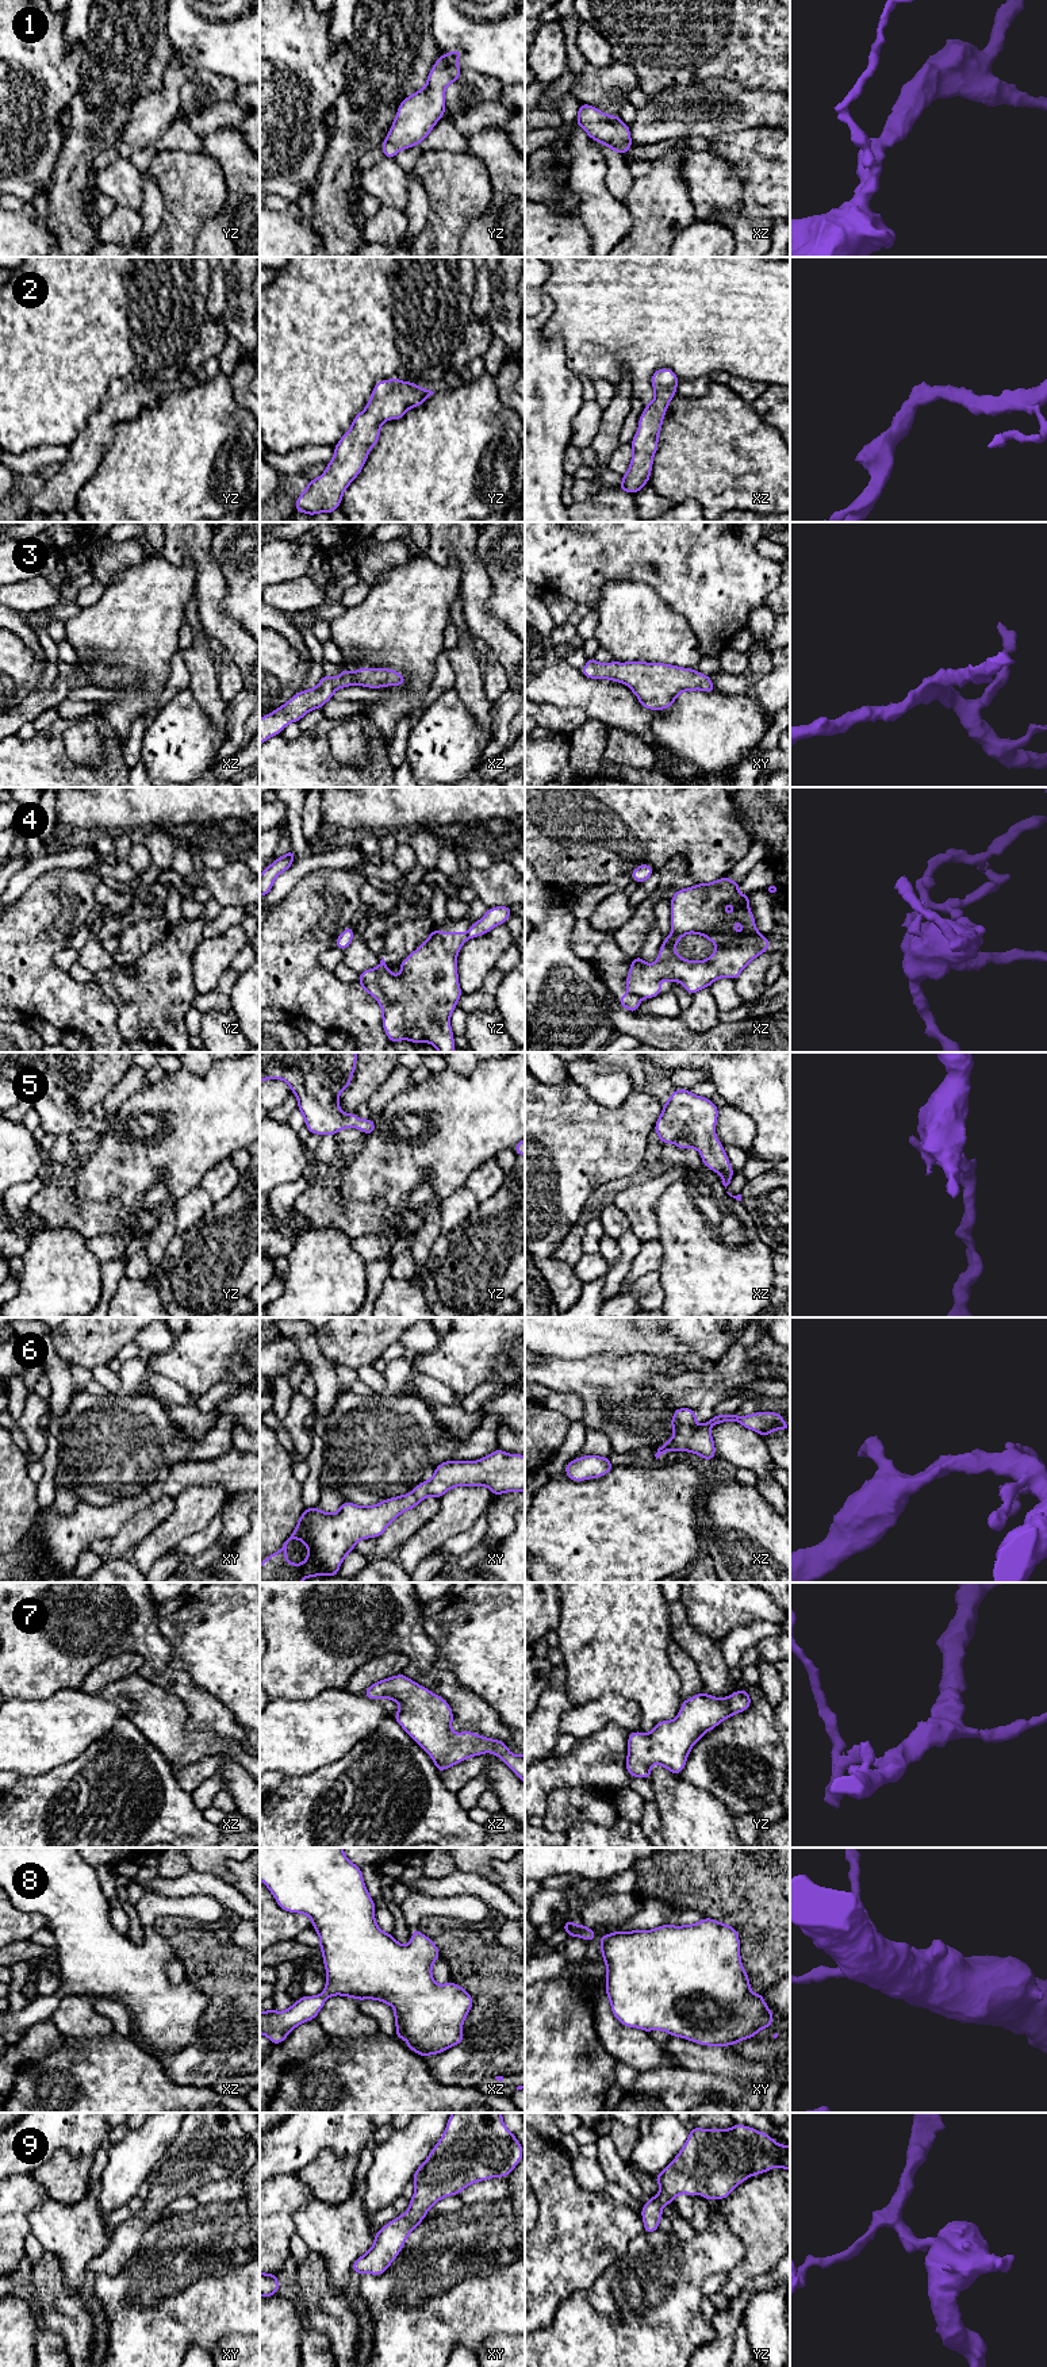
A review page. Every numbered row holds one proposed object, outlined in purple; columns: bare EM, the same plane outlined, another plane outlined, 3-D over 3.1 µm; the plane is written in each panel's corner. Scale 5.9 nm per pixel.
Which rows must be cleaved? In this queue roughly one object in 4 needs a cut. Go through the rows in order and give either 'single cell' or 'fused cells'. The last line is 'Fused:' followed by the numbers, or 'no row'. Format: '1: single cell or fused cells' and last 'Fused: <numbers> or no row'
1: single cell
2: single cell
3: single cell
4: fused cells
5: single cell
6: single cell
7: single cell
8: single cell
9: single cell
Fused: 4

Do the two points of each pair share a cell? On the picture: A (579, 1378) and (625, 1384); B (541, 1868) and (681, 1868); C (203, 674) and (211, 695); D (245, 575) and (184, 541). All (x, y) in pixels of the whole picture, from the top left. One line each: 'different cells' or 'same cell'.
A: same cell
B: different cells
C: same cell
D: different cells

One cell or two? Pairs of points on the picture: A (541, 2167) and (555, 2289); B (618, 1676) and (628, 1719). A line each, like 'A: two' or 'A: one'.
A: one
B: two

